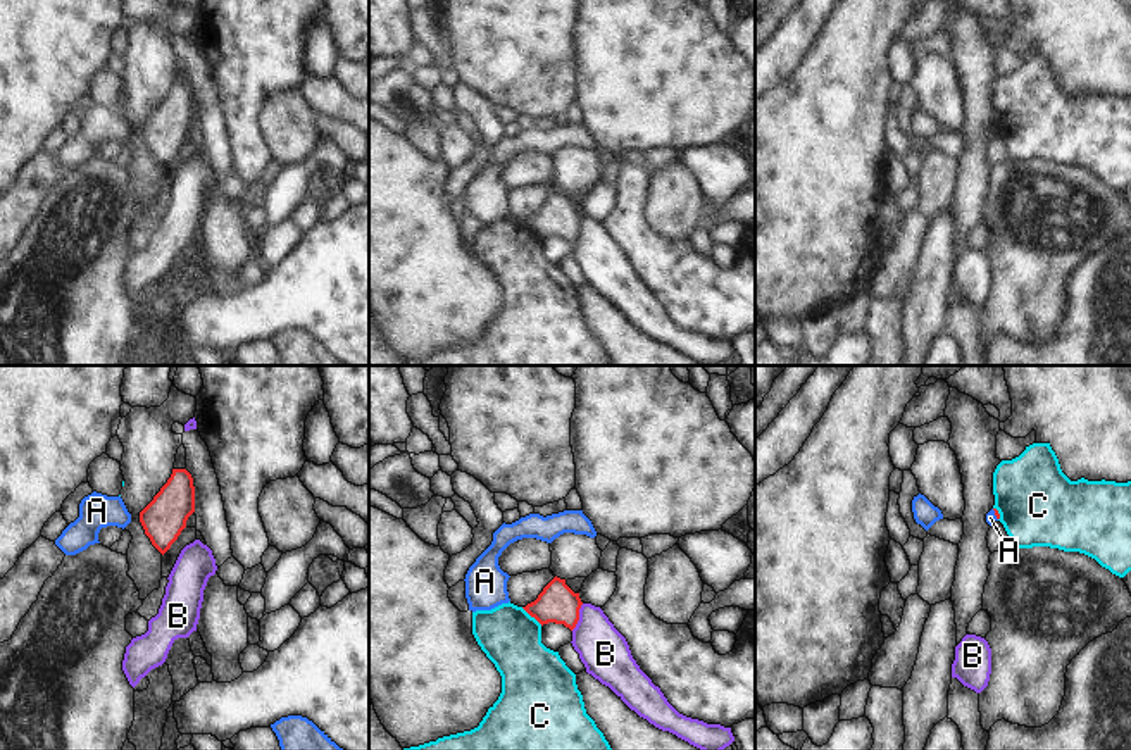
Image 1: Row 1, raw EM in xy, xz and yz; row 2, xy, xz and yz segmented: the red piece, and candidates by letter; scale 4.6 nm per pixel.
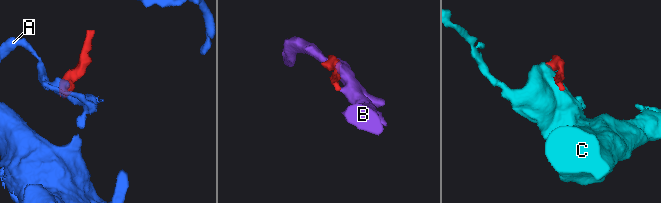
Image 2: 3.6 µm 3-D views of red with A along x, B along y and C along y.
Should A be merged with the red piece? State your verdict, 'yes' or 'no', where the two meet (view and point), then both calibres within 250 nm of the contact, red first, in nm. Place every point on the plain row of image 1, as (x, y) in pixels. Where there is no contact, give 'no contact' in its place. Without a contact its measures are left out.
no | yz (995, 128) | 20/50 nm

